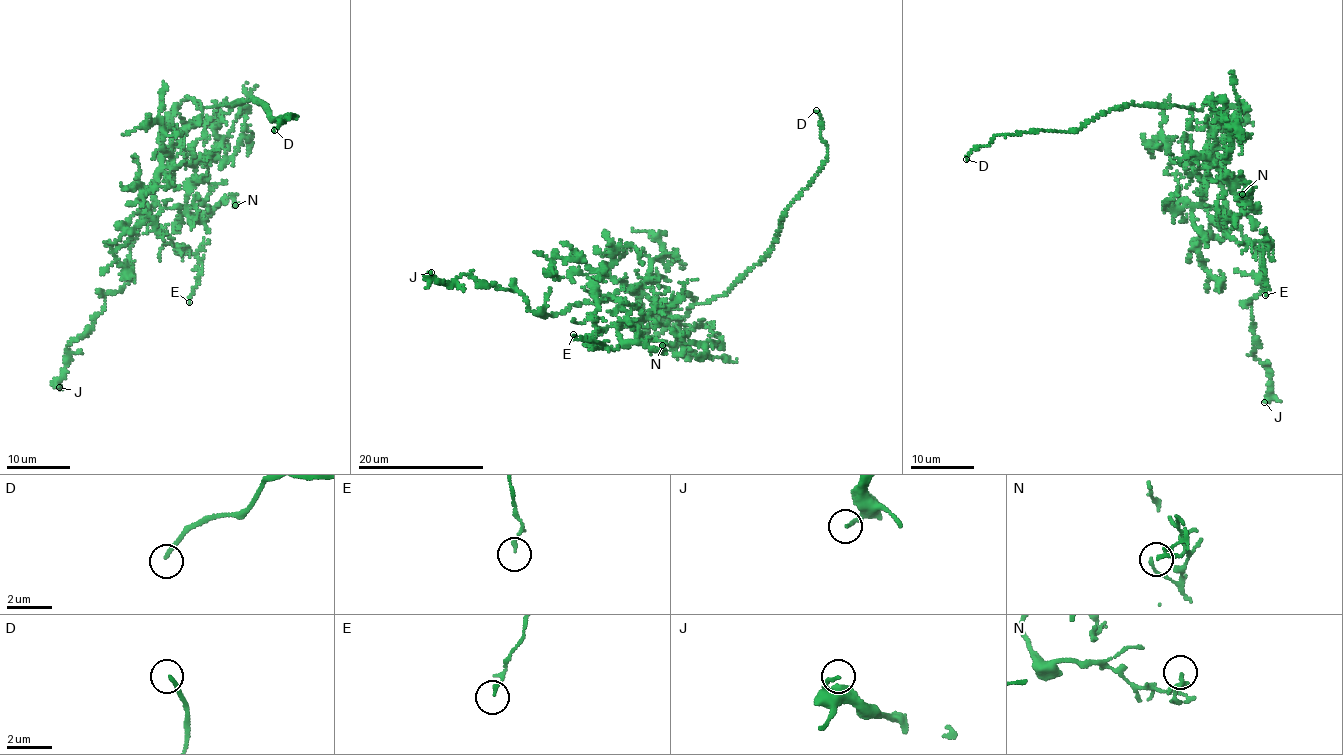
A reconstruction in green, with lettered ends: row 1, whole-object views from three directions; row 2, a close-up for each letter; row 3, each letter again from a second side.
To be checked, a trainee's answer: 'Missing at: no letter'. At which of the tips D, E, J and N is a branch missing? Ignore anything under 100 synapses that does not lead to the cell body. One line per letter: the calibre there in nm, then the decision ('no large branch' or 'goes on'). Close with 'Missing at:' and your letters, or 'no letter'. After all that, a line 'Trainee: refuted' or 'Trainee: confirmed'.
D: 160 nm thick; goes on
E: 120 nm thick; no large branch
J: 150 nm thick; no large branch
N: 180 nm thick; no large branch
Missing at: D
Trainee: refuted

